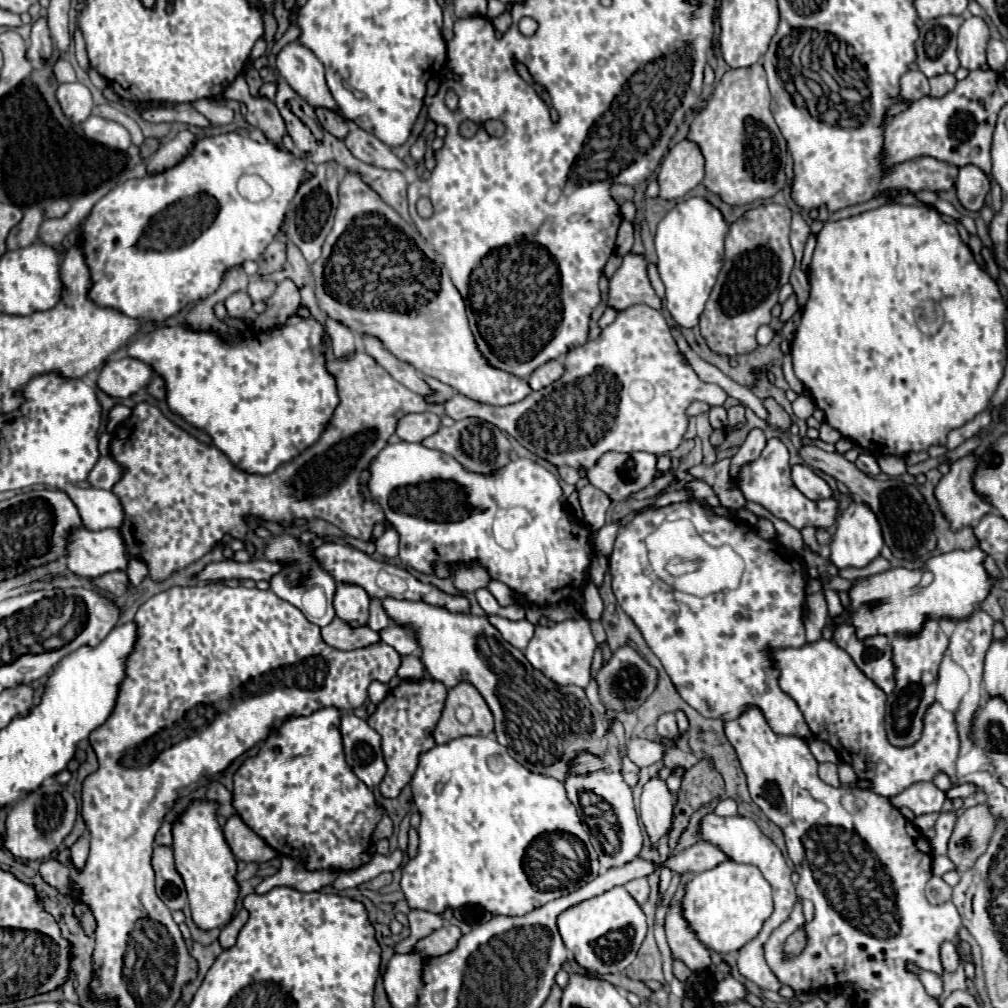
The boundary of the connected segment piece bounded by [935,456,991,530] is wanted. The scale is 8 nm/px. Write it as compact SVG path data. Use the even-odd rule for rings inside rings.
M973 456L955 460L951 470L935 486L939 510L947 518L951 530L973 526L991 512L991 504L985 504L985 500L973 492L973 484L969 484L969 476L973 476L973 464Z

